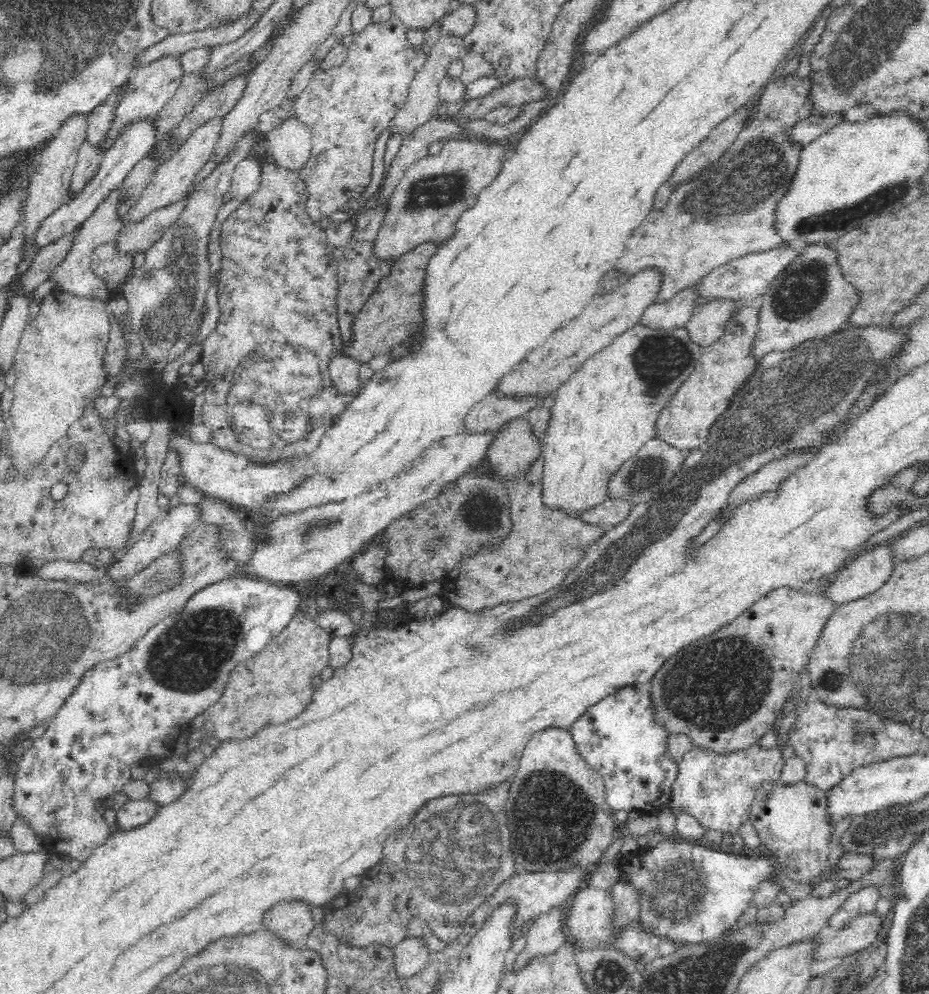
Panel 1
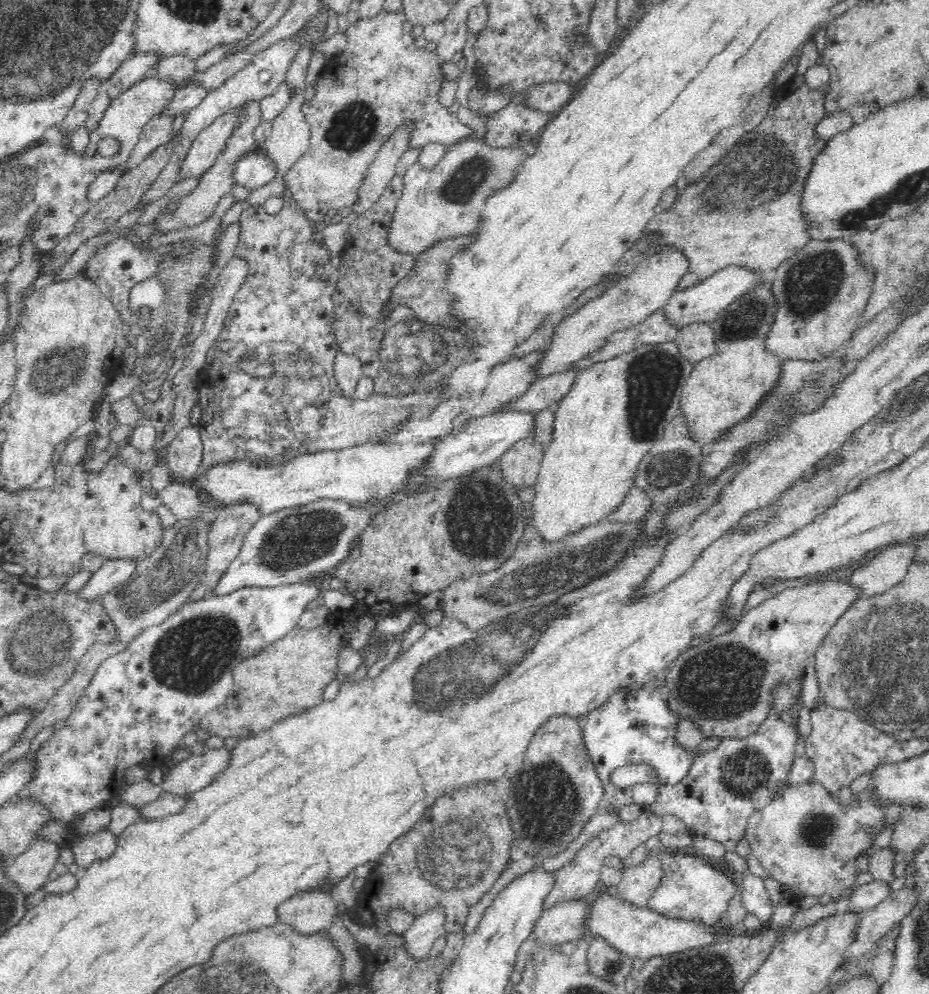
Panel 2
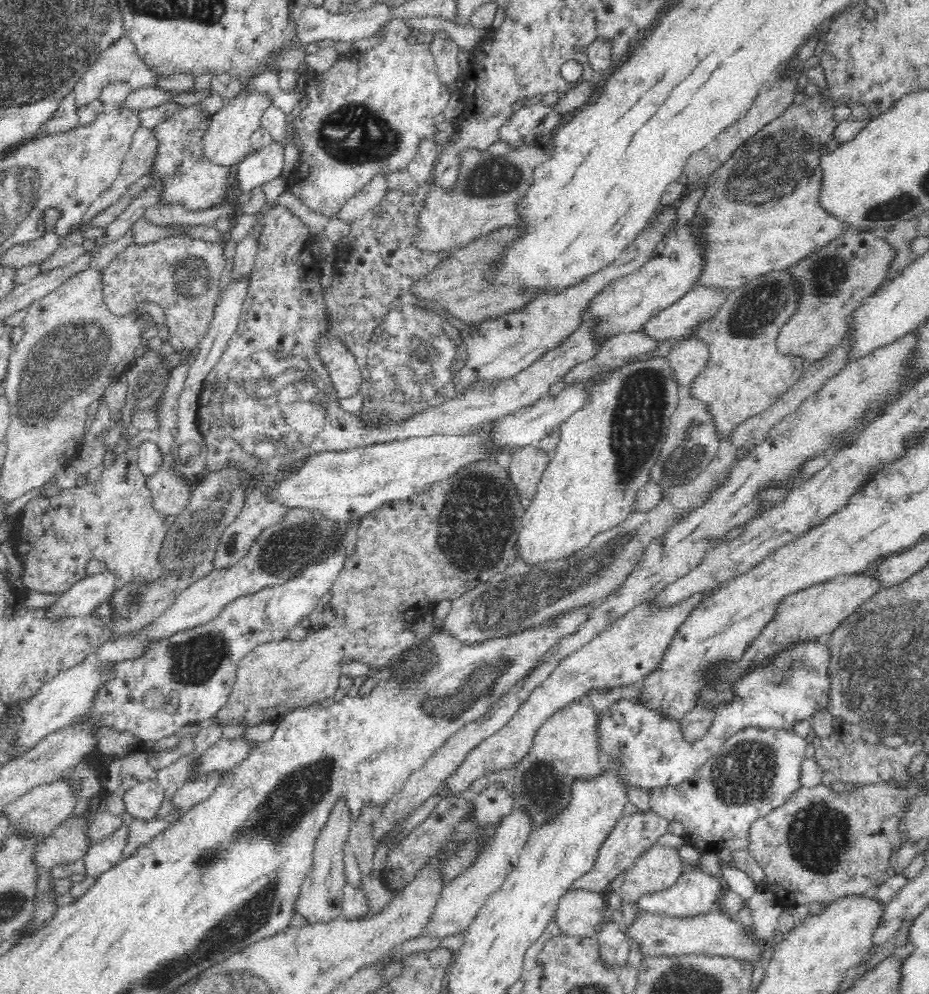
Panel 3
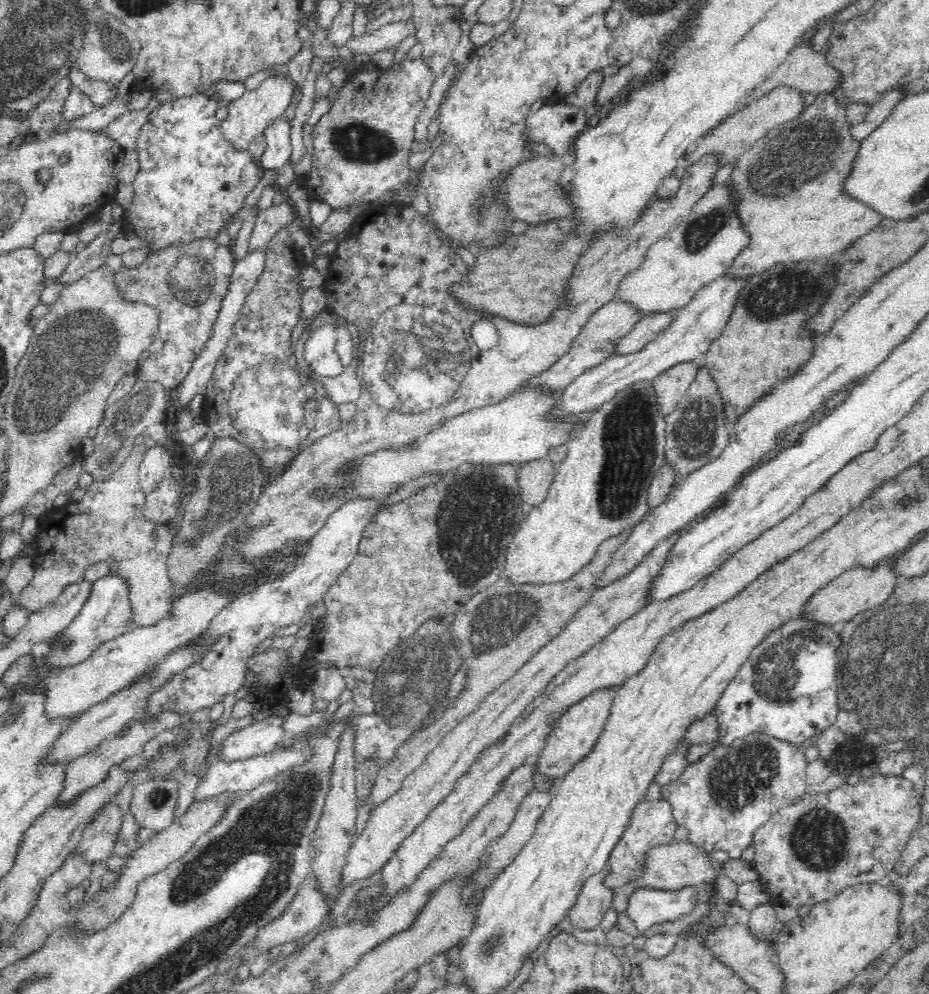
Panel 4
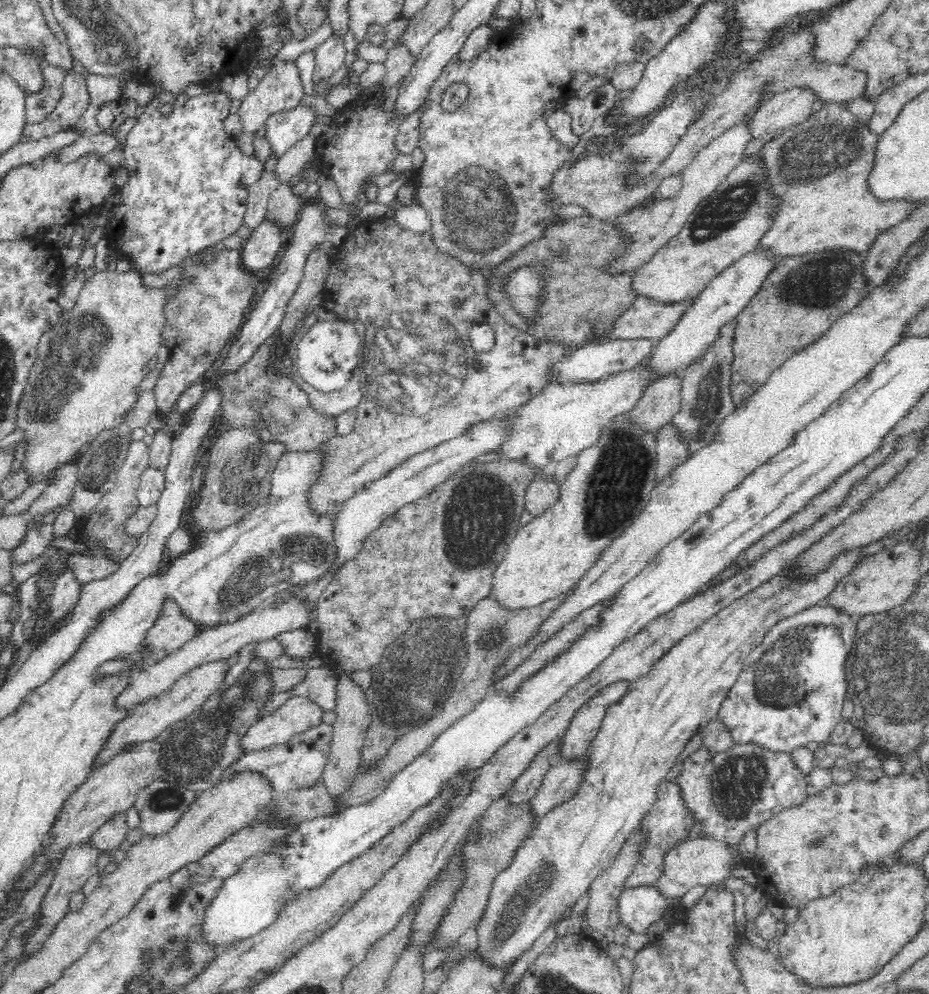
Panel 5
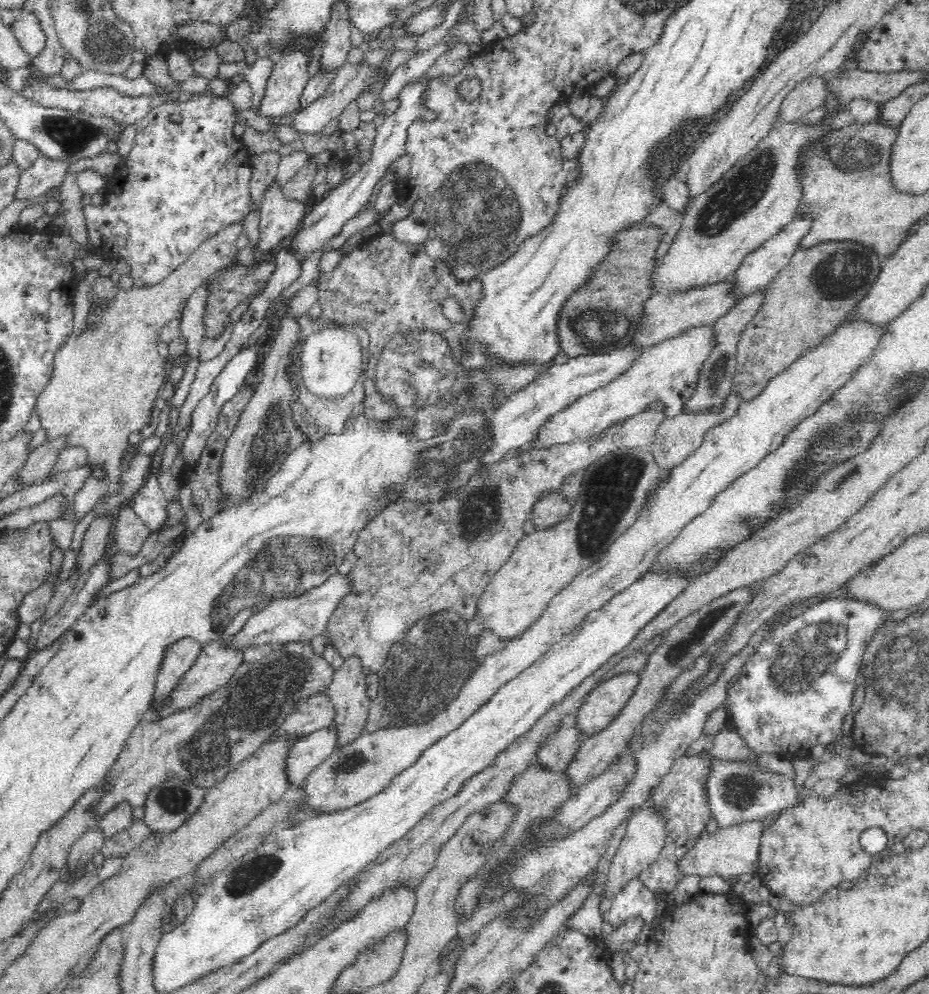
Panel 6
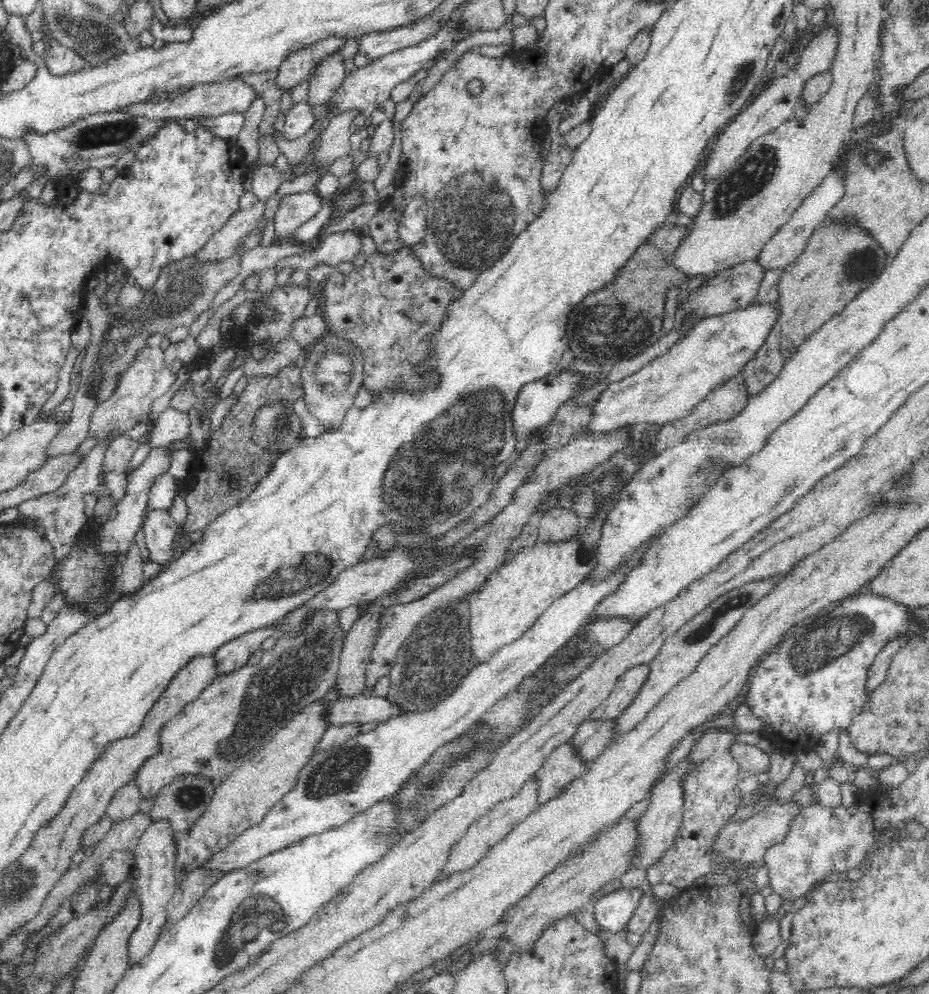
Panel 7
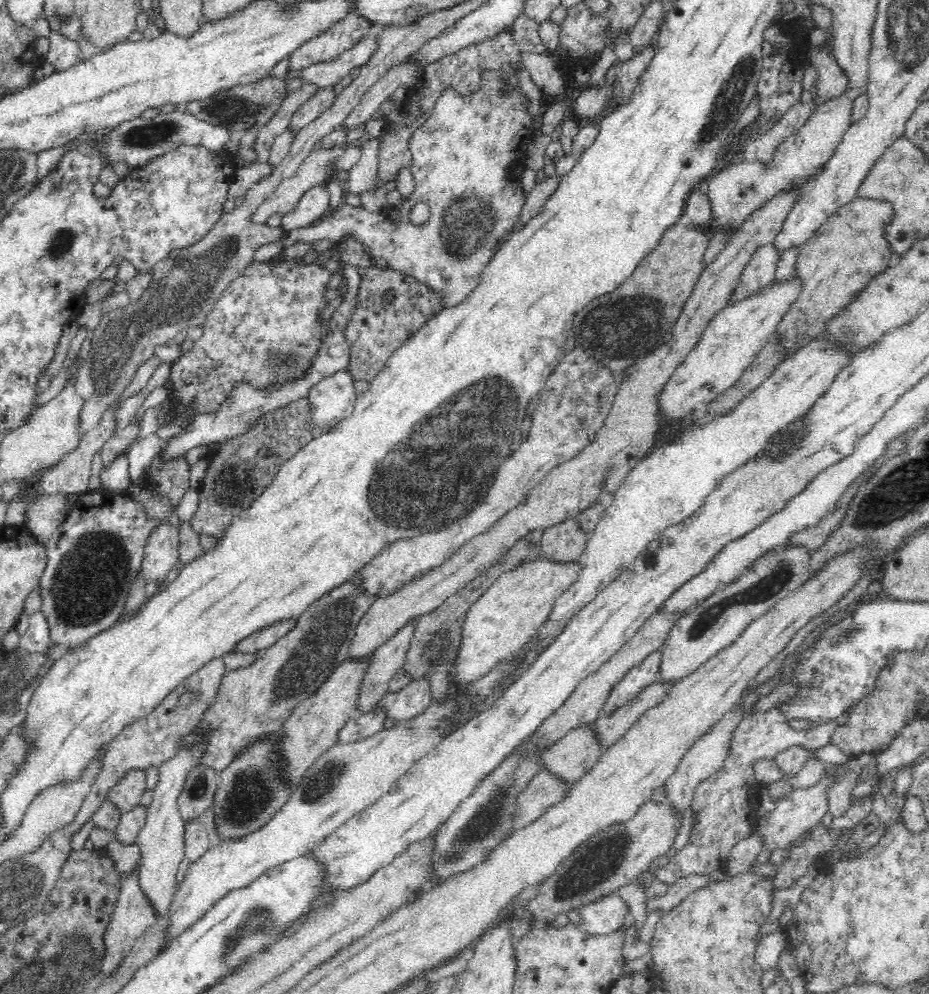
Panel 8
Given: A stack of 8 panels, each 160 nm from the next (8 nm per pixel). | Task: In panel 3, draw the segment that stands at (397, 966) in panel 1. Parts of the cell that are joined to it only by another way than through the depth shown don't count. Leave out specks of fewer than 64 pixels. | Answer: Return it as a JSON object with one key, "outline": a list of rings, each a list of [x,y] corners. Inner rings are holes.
{"outline":[[[514,806],[510,814],[500,820],[494,832],[494,840],[484,848],[484,852],[476,858],[474,866],[470,866],[460,877],[442,887],[432,914],[423,926],[423,934],[428,938],[442,940],[457,932],[466,931],[475,916],[482,910],[489,896],[492,896],[506,881],[518,864],[522,849],[533,832],[531,820],[524,808]]]}

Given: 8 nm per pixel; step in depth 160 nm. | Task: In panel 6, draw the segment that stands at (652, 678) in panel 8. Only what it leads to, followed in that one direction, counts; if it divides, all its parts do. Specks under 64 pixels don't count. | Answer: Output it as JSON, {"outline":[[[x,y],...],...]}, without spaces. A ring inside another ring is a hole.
{"outline":[[[626,673],[614,676],[598,684],[586,696],[571,721],[582,733],[583,739],[597,736],[610,726],[633,695],[639,680],[640,677],[637,674]]]}

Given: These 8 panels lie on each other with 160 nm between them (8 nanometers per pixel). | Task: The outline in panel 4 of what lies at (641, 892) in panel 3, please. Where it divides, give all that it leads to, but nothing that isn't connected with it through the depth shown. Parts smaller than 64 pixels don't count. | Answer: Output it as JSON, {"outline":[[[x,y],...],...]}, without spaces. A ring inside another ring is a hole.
{"outline":[[[673,841],[666,845],[653,846],[646,854],[643,862],[642,874],[634,880],[625,882],[614,890],[616,896],[630,898],[636,888],[654,888],[674,890],[687,886],[710,886],[716,881],[719,870],[713,867],[710,853],[698,850],[687,841]]]}

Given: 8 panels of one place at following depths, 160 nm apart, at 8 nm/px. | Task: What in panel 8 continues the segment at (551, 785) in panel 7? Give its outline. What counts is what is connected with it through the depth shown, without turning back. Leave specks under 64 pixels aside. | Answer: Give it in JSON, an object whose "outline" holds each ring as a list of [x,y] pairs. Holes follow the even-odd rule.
{"outline":[[[591,726],[571,731],[542,754],[542,767],[561,784],[571,785],[582,778],[604,752]]]}

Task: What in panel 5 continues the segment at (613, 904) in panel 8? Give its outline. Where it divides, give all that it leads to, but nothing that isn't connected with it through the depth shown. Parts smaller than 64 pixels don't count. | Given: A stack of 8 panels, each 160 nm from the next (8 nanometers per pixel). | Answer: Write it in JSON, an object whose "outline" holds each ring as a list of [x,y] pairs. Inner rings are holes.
{"outline":[[[648,885],[623,889],[618,897],[616,907],[618,908],[619,919],[629,928],[629,932],[645,933],[654,922],[659,922],[670,906],[672,906],[672,898],[666,897],[656,886]]]}

